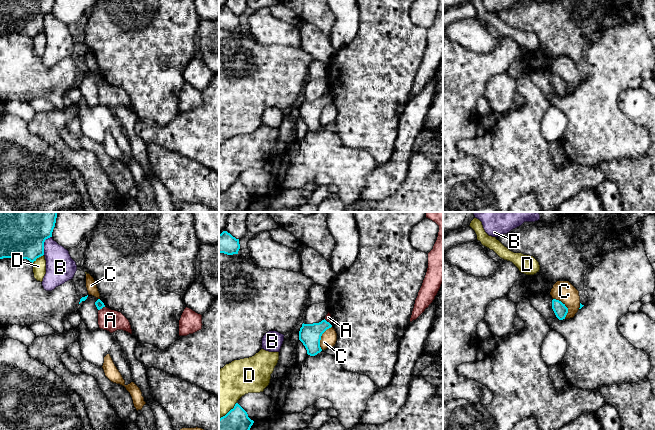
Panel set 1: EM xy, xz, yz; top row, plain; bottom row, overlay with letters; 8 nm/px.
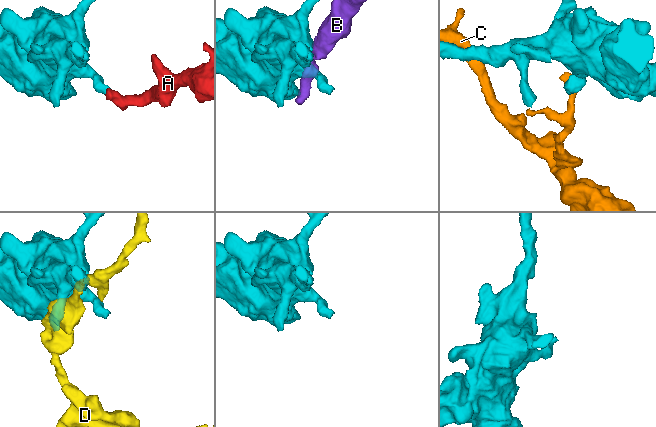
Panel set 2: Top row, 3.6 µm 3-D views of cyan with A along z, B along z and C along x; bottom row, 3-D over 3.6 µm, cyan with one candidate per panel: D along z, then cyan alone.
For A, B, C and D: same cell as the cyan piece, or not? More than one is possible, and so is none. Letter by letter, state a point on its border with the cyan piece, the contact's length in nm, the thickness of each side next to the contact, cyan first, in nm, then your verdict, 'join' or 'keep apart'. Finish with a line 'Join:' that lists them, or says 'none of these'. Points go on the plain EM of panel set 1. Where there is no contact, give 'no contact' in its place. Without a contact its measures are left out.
A: contact xy (101, 84); length 60 nm; calibres 70 and 170 nm; join
B: contact xy (43, 20); length 170 nm; calibres 280 and 240 nm; keep apart
C: contact yz (565, 82); length 190 nm; calibres 110 and 170 nm; keep apart
D: contact xy (37, 33); length 120 nm; calibres 280 and 110 nm; keep apart
Join: A

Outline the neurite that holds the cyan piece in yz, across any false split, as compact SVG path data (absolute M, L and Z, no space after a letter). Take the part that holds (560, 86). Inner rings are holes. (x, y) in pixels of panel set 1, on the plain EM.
M553 75L552 76L552 85L559 96L565 95L568 84L561 77Z

